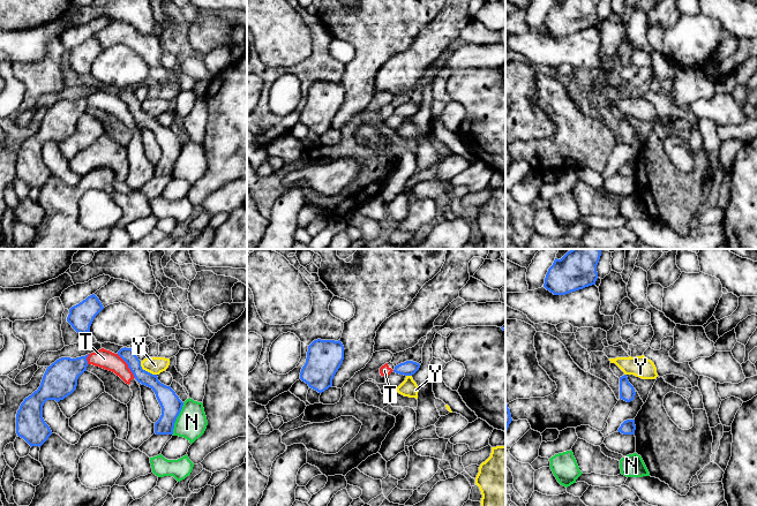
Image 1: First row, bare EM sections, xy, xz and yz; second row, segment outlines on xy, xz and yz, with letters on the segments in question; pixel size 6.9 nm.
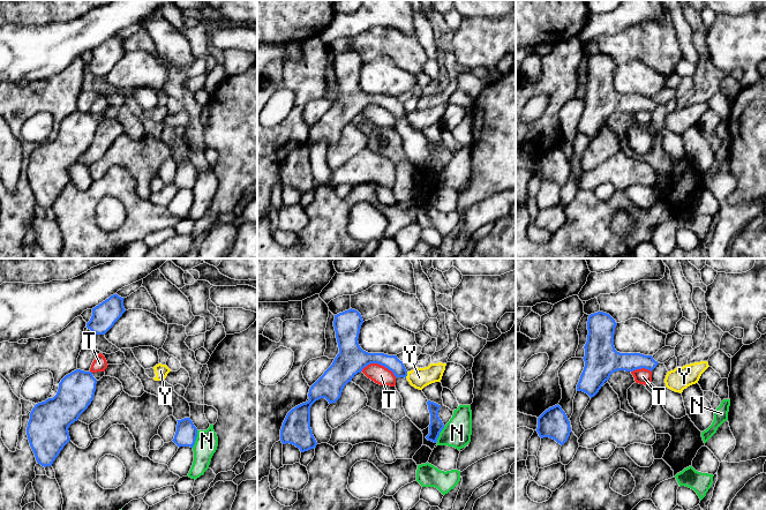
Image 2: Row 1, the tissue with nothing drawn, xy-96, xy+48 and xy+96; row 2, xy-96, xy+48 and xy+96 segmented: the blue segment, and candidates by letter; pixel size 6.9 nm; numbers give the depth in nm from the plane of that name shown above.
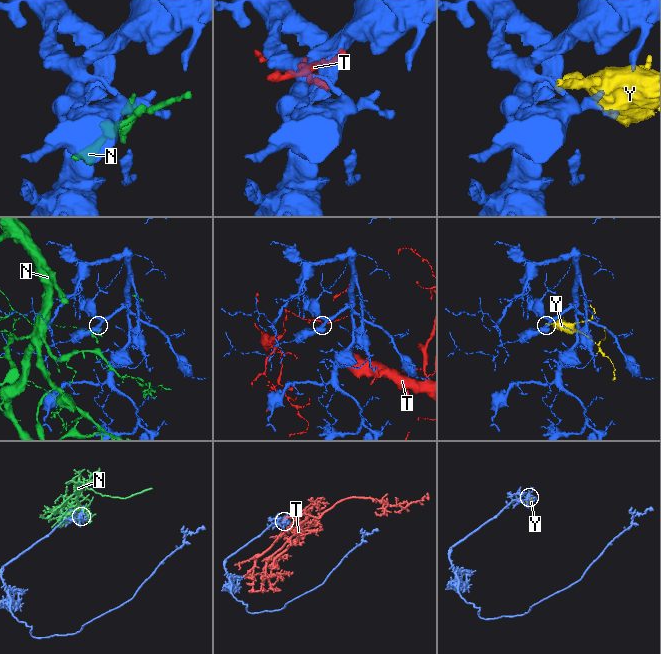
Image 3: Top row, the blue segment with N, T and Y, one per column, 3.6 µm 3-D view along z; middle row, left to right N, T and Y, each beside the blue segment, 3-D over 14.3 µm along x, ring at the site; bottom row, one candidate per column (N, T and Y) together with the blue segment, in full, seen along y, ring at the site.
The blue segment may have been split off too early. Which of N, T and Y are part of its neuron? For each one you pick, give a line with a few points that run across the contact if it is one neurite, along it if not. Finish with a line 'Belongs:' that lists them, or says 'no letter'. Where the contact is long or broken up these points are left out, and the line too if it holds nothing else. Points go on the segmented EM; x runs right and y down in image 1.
Belongs: no letter

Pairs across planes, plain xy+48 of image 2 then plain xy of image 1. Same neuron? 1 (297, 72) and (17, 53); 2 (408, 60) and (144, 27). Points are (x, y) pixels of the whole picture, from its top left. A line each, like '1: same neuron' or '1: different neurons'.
1: different neurons
2: different neurons

